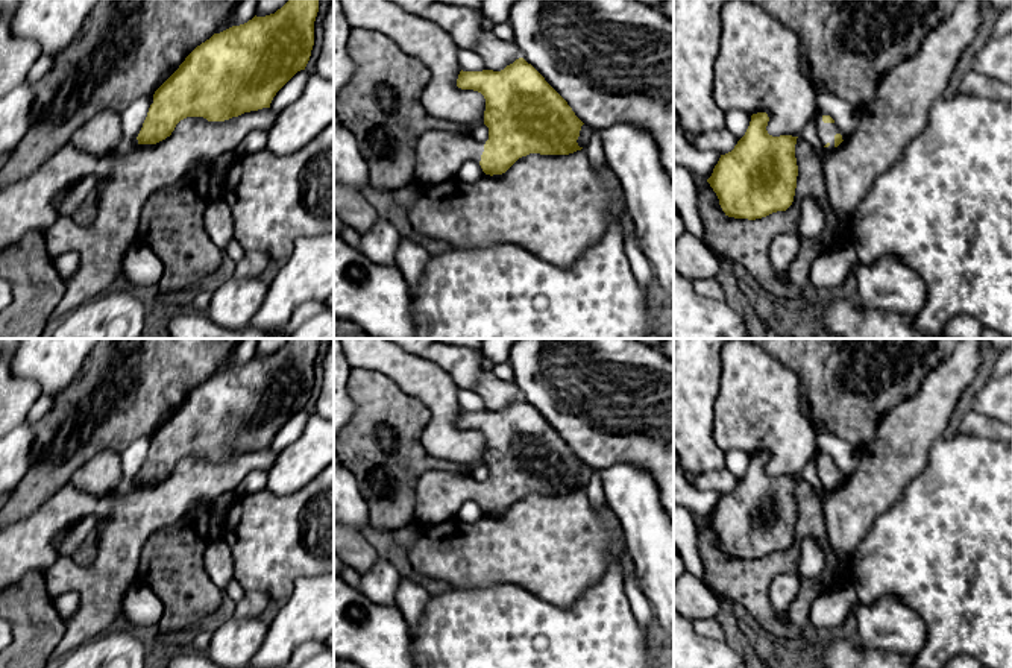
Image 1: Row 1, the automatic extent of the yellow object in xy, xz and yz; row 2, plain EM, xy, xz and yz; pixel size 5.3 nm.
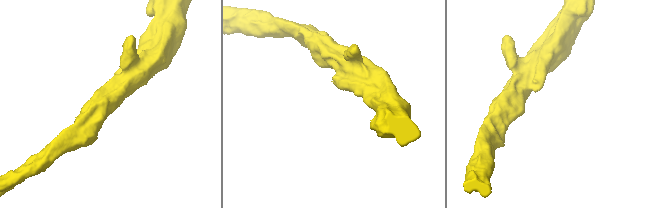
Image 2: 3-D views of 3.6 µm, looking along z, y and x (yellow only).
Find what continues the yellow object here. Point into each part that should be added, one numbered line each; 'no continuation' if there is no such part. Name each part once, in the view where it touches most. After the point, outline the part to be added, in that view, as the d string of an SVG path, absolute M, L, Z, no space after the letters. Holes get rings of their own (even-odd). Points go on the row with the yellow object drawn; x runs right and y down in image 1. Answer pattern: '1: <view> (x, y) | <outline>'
1: xz (439, 154) | M428 131L416 147L416 182L432 185L454 178L458 169L473 161L479 164L486 141L475 141L469 134Z

